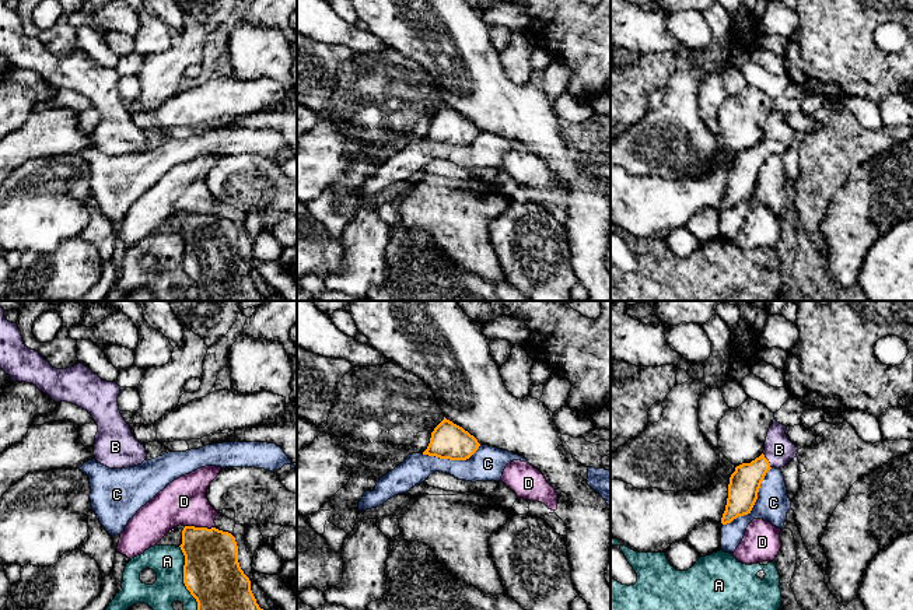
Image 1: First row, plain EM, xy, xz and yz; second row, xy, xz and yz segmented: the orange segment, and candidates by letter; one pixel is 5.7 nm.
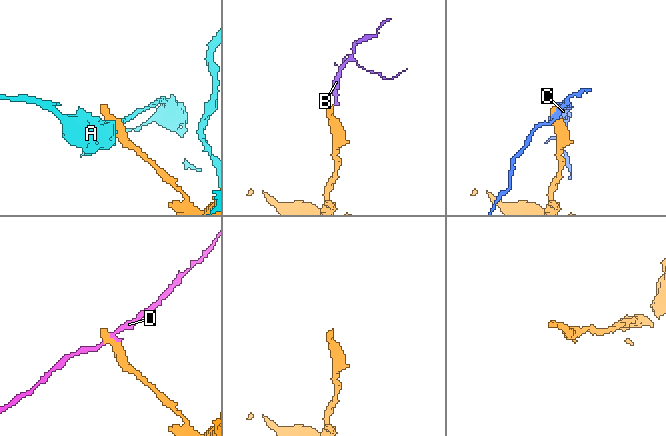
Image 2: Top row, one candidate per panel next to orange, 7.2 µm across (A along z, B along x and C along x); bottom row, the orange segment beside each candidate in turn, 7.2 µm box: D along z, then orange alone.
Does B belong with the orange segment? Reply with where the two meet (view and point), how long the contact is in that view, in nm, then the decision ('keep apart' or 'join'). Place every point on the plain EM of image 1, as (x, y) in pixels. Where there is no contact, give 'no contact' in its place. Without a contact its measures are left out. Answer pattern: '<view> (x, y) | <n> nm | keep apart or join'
yz (768, 147) | 100 nm | join

